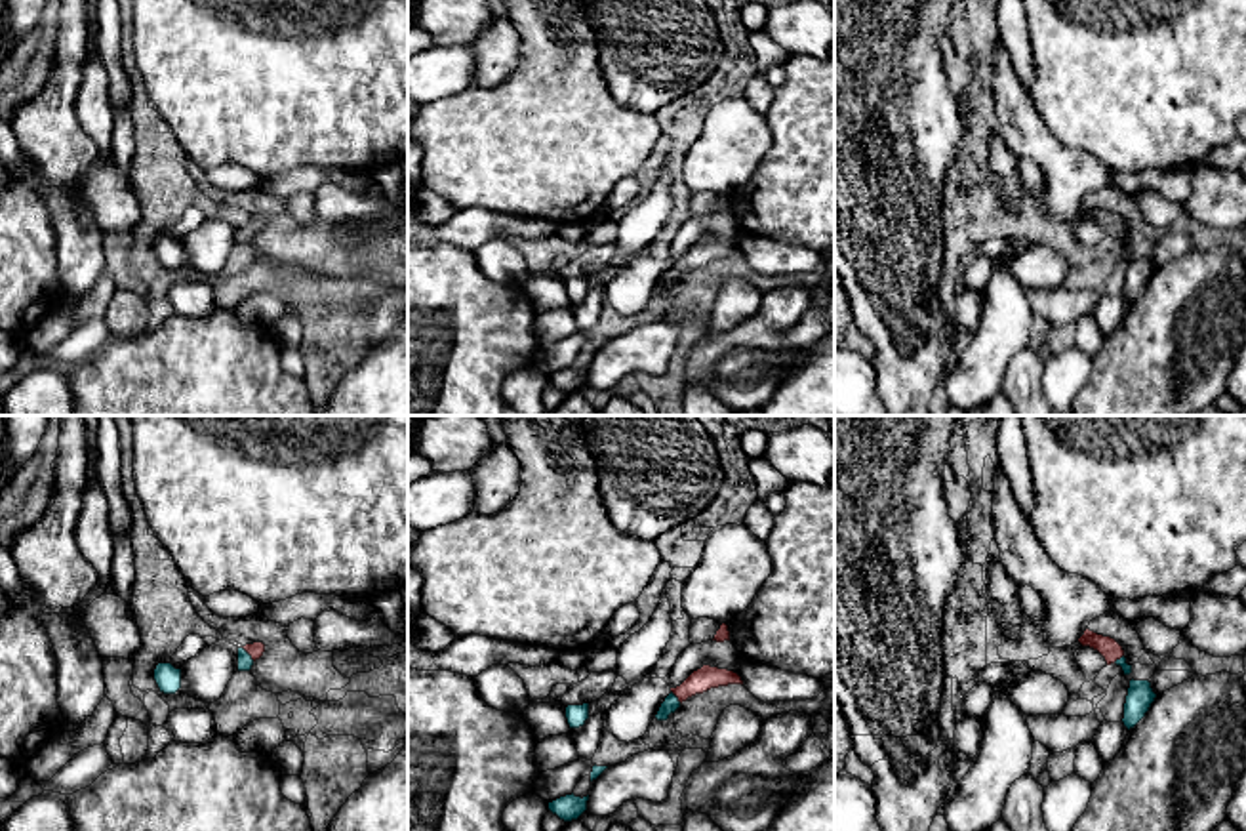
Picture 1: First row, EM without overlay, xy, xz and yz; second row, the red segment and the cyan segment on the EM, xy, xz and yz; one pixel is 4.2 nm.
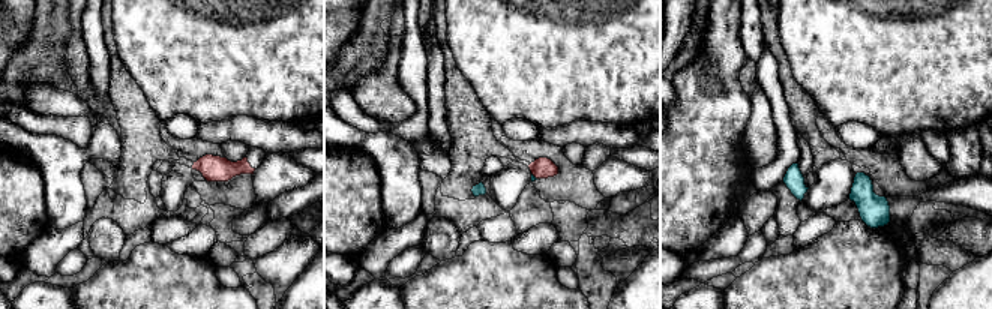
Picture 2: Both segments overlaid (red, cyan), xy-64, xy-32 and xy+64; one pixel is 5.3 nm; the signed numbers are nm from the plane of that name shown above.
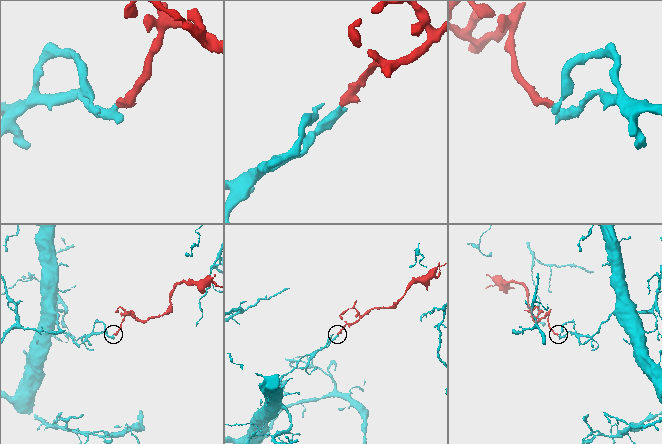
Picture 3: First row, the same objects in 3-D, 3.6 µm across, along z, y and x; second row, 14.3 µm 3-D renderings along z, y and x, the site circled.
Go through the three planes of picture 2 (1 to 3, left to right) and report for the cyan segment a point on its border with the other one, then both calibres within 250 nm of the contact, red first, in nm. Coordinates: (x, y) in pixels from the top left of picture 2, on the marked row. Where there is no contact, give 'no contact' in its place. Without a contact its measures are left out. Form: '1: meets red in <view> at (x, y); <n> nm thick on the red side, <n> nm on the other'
1: no contact
2: meets red in xy-32 at (533, 174); 110 nm thick on the red side, 20 nm on the other
3: no contact

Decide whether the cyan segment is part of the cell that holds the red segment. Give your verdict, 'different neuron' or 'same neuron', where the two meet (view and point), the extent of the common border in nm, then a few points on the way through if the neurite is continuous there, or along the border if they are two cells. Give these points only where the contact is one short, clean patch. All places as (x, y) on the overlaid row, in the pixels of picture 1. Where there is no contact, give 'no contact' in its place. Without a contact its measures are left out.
same neuron | xy (248, 652) | 80 nm | across xy (256, 650), (248, 652), (244, 660)

